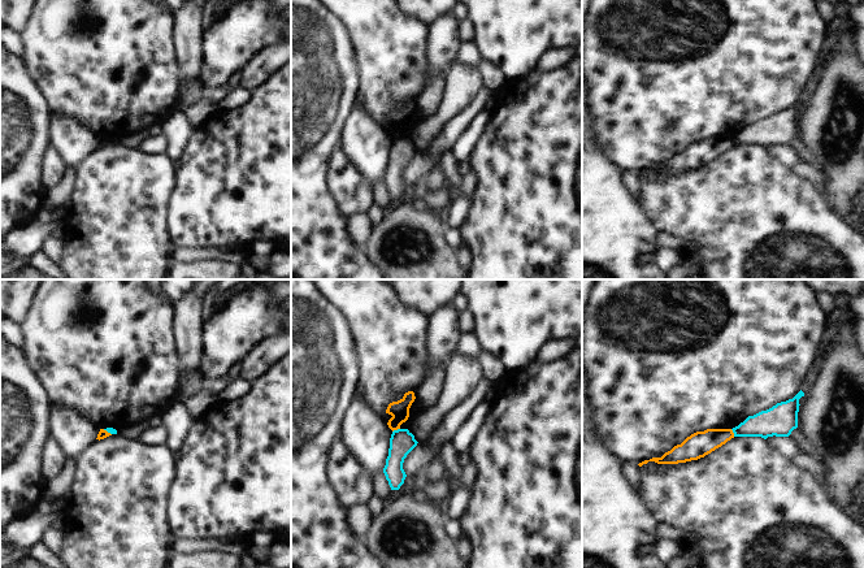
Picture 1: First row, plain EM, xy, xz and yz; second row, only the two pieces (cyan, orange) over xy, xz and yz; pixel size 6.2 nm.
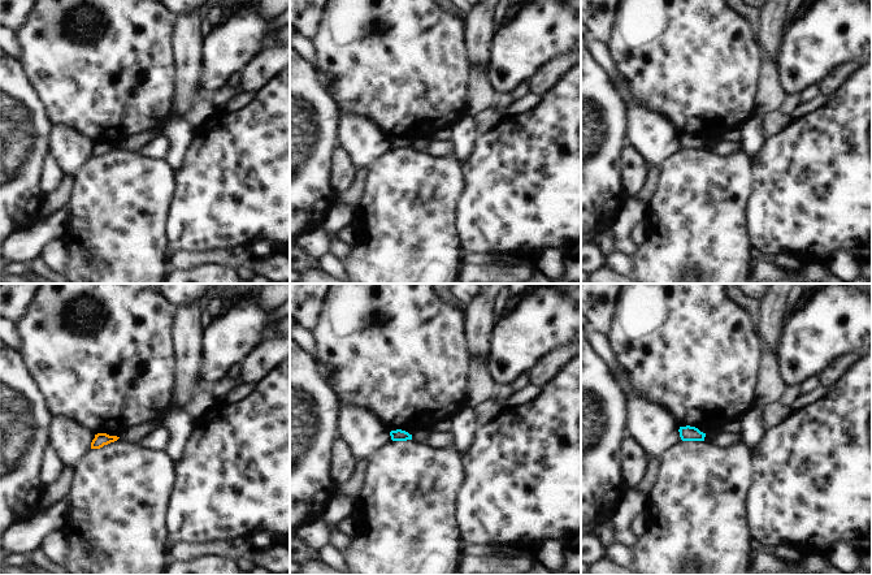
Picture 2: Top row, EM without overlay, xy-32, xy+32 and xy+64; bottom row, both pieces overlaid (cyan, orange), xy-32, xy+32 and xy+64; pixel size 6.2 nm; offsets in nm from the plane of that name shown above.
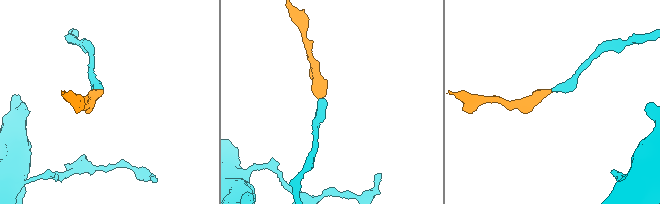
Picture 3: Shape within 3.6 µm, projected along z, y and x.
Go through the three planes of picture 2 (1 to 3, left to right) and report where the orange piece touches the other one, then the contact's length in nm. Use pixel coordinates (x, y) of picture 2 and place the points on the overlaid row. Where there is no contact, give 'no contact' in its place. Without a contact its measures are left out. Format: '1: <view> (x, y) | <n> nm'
1: no contact
2: no contact
3: no contact

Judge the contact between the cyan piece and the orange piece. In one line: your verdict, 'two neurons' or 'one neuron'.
two neurons

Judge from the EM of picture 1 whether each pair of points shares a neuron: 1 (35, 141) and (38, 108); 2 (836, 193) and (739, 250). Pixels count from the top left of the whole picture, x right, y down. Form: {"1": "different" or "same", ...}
{"1": "same", "2": "different"}

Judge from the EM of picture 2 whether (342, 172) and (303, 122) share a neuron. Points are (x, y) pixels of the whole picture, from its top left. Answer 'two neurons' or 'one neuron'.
two neurons

